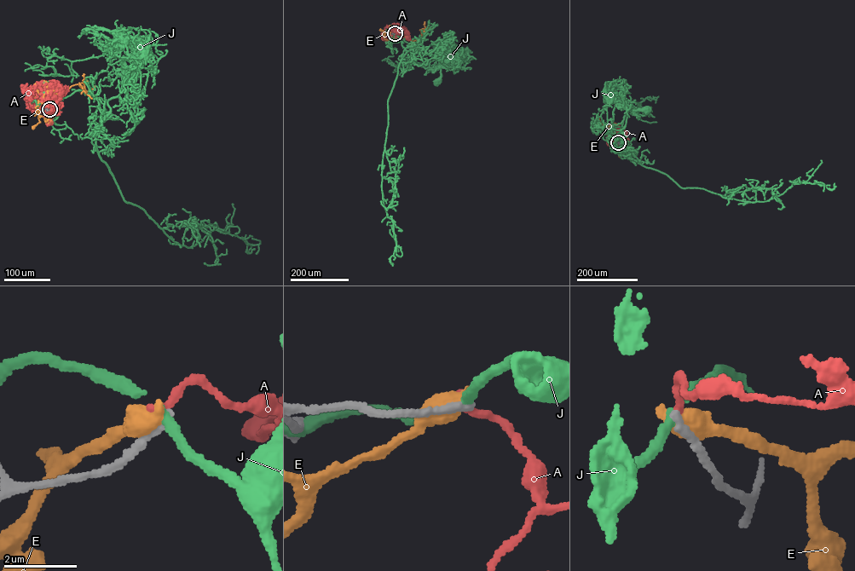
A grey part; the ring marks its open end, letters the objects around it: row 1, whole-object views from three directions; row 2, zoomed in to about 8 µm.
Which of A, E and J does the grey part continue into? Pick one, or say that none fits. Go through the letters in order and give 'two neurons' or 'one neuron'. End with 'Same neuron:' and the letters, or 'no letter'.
A: two neurons
E: two neurons
J: two neurons
Same neuron: no letter

